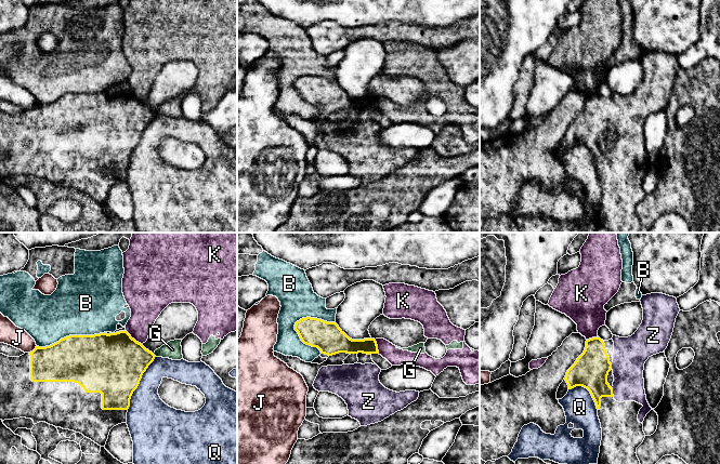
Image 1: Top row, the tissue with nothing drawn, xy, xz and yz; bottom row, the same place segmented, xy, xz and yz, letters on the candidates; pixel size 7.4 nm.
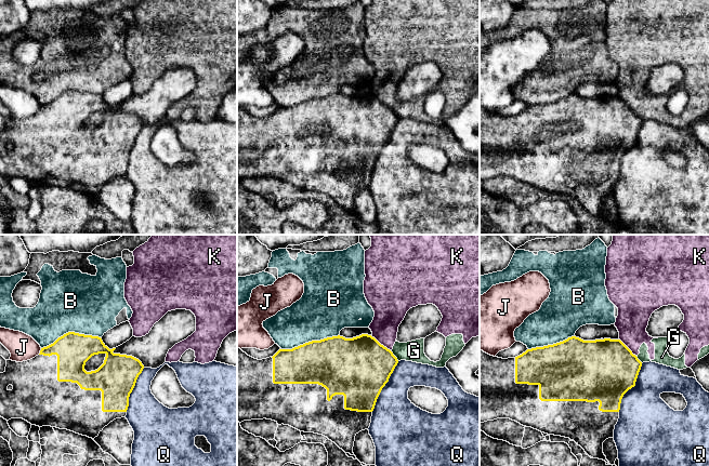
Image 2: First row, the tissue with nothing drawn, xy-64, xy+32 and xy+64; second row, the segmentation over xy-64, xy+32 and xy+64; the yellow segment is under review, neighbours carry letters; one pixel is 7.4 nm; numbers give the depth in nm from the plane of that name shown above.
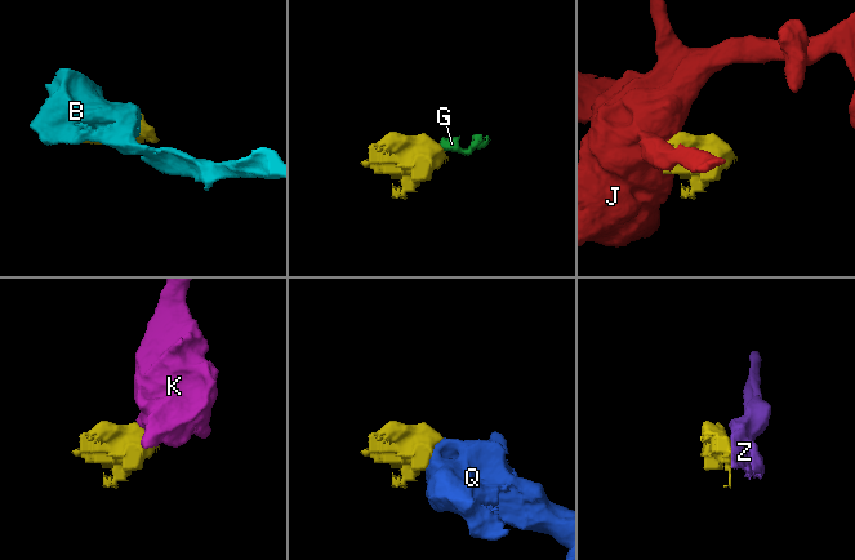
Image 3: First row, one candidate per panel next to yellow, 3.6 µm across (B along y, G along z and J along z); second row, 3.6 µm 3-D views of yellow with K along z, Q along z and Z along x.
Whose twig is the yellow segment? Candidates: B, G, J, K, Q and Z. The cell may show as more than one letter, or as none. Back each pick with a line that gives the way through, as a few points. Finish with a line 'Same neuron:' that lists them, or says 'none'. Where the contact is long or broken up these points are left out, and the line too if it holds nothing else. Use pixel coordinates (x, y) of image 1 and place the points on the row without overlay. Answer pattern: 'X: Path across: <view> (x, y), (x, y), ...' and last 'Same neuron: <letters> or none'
Same neuron: Q

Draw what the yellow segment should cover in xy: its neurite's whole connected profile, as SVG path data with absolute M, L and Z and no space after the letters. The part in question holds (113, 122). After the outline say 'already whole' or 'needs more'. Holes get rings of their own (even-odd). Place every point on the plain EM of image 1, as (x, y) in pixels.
M127 89L116 91L100 91L94 93L69 93L58 100L36 106L30 112L30 137L32 140L74 140L78 141L86 150L102 151L103 168L127 168L127 183L133 199L133 222L138 233L237 233L237 149L226 145L222 137L205 120L188 120L184 117L172 118L169 116L156 115L141 101L136 100ZM163 135L172 136L182 142L196 144L206 156L205 163L195 170L176 168L166 162L158 153L158 146Z; needs more

